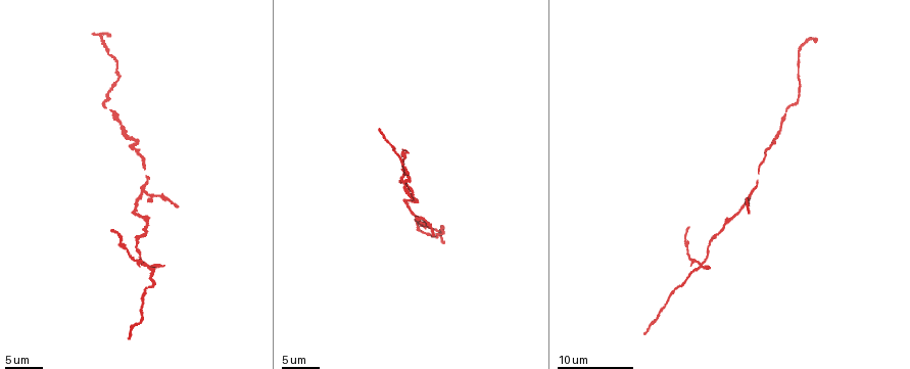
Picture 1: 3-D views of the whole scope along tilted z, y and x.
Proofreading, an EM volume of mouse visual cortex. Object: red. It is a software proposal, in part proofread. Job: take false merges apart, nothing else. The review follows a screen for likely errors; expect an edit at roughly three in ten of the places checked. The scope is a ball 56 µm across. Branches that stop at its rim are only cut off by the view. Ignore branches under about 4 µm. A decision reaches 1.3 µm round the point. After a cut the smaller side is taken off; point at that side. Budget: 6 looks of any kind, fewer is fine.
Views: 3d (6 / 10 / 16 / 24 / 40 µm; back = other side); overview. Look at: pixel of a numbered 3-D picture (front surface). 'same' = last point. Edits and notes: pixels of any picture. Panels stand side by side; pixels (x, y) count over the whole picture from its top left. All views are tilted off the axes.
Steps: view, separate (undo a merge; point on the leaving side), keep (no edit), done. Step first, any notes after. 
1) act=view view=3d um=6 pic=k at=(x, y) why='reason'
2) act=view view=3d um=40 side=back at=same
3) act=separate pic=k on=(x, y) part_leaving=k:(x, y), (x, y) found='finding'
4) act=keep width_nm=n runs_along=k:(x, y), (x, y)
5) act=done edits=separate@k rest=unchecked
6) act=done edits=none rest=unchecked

act=view view=3d um=10 pic=1 at=(403, 177) why='arms run side by side'

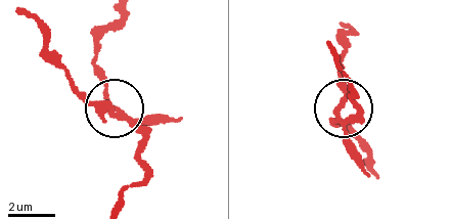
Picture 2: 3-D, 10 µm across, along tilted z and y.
act=separate pic=2 on=(148, 121) part_leaving=2:(121, 115), (81, 94), (48, 48), (44, 31), (23, 12) found='a second neuron is stuck on'

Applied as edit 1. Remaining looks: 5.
act=view view=3d um=16 pic=1 at=(147, 226) why='narrows sharply'

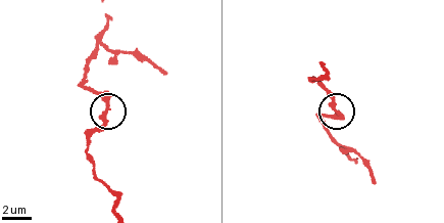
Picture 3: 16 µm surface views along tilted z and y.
act=keep runs_along=3:(100, 40), (84, 81), (103, 96), (106, 108), (89, 142) found='one neuron here'

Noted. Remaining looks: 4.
act=view view=3d um=10 pic=1 at=(142, 190) why='two arms in line, one across'

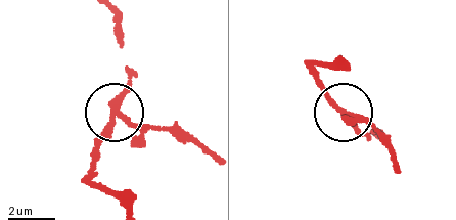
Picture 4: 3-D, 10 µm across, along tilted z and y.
act=separate pic=4 on=(138, 127) side_arm_um=28 part_leaving=4:(120, 102), (133, 123), (164, 129), (208, 155) found='two neurons meet here'

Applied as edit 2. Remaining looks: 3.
act=done edits=separate@2,separate@4 rest=unchecked

